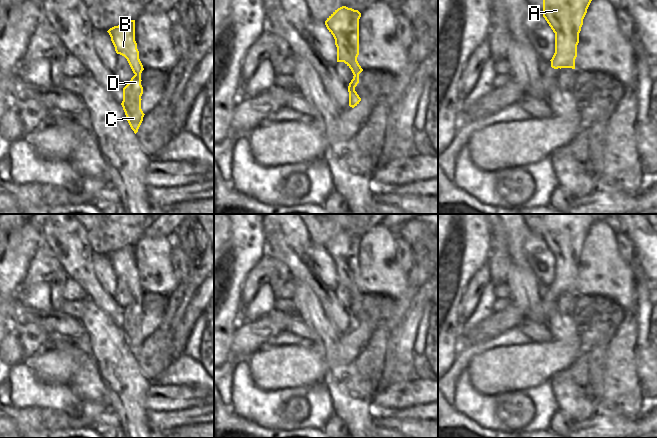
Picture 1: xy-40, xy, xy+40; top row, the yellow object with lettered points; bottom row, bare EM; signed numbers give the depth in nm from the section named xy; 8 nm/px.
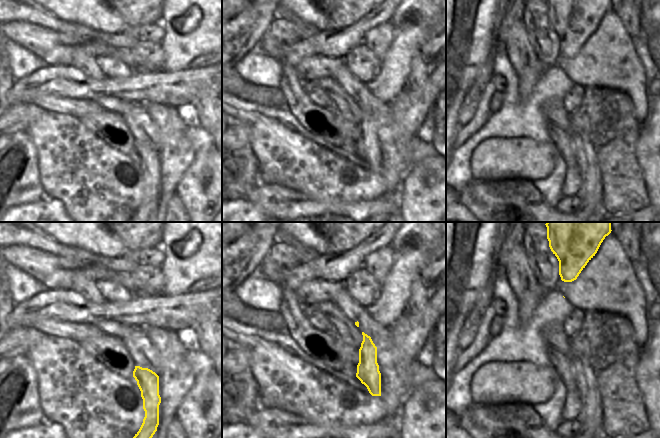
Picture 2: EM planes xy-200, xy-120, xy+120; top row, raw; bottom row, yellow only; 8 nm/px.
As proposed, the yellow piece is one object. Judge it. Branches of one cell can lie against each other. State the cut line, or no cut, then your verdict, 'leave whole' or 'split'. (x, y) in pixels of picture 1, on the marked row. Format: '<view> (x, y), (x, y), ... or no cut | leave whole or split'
no cut | leave whole

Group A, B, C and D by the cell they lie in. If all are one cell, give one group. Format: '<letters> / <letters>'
A B C D

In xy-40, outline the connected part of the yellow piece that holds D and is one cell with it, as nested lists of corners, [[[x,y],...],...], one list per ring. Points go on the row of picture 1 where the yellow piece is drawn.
[[[128,20],[118,26],[114,26],[107,32],[111,37],[116,53],[127,59],[135,74],[123,88],[121,105],[131,129],[136,134],[145,114],[141,109],[141,96],[143,94],[141,73],[144,68],[139,59],[139,51],[135,41],[135,20]]]

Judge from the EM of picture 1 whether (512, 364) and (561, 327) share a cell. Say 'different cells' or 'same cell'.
different cells

